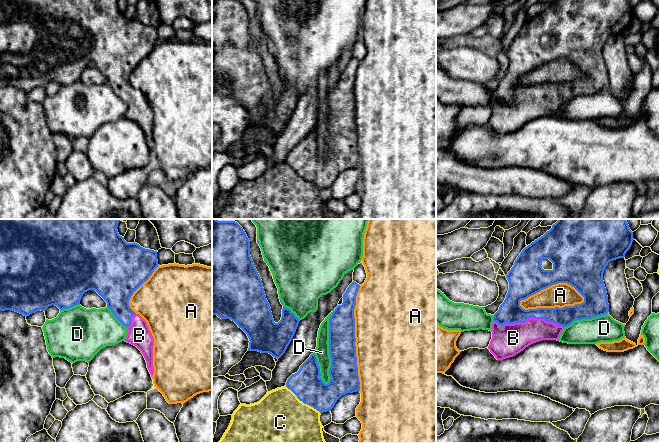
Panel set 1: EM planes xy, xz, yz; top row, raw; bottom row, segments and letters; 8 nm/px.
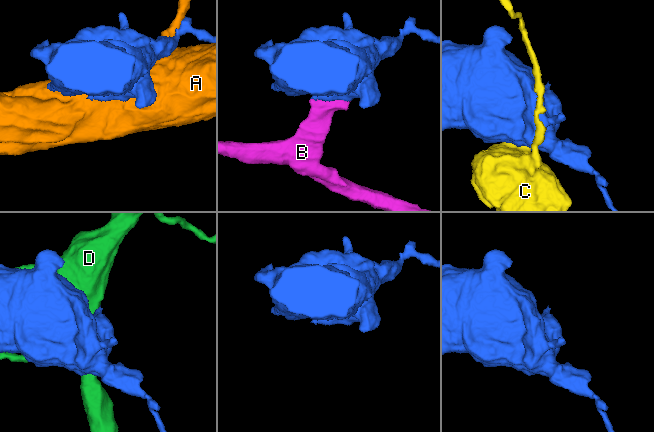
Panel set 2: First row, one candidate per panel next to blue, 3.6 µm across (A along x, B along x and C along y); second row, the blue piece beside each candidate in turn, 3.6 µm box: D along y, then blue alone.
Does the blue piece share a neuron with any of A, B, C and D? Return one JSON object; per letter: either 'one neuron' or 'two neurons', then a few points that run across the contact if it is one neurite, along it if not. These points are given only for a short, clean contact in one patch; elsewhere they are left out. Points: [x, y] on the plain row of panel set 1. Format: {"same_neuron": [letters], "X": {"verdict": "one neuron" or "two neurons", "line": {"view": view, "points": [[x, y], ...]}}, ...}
{"same_neuron": ["B"], "A": {"verdict": "two neurons"}, "B": {"verdict": "one neuron"}, "C": {"verdict": "two neurons"}, "D": {"verdict": "two neurons"}}

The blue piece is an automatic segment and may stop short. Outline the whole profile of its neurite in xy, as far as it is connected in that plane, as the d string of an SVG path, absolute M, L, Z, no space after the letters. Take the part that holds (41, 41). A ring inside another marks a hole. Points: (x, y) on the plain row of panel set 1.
M0 0L0 87L13 86L27 93L37 87L45 87L52 81L57 82L60 86L68 85L80 80L80 76L85 68L95 66L106 77L107 83L114 92L127 104L128 109L124 117L136 122L141 127L152 153L154 149L154 115L147 98L130 84L129 76L133 69L149 55L154 46L159 42L157 27L145 25L135 18L127 19L124 14L119 11L117 3L118 0Z

